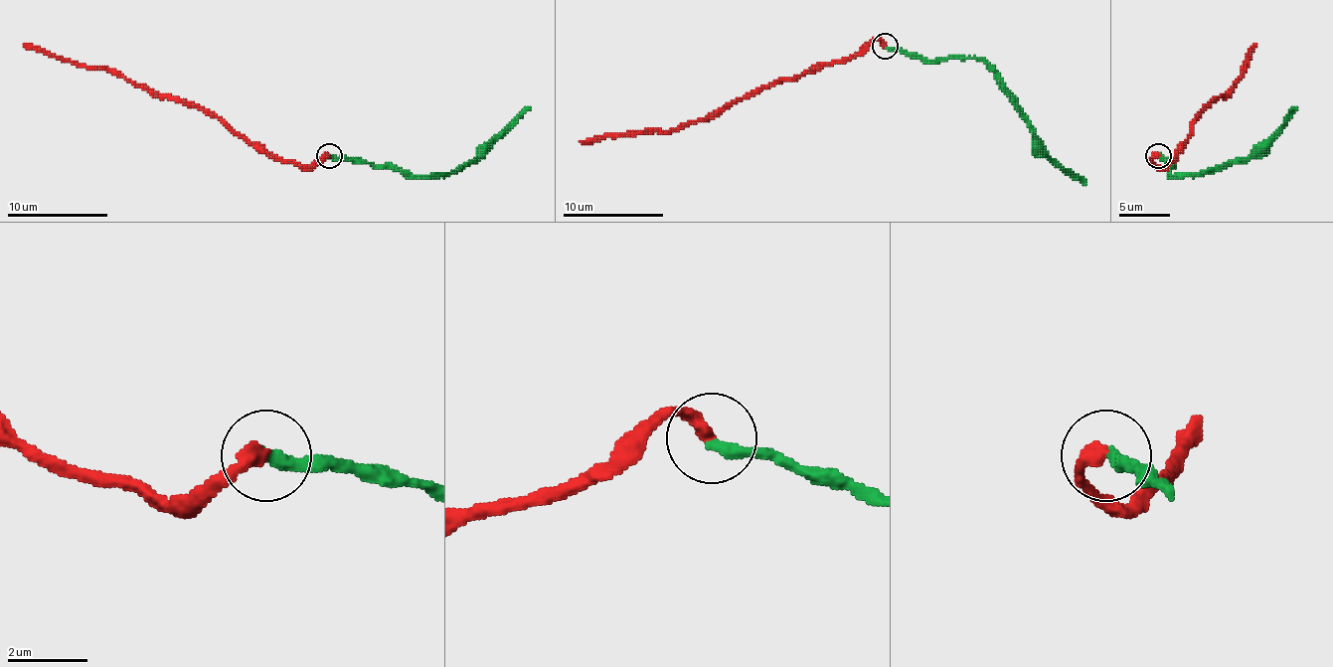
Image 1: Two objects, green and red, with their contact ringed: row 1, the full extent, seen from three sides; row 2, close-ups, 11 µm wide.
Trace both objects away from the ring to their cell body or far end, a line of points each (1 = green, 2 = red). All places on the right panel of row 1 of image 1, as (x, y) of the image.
1: (1157, 155), (1173, 165), (1170, 175), (1196, 175), (1249, 158), (1296, 107)
2: (1157, 155), (1152, 160), (1162, 168), (1175, 158), (1190, 135), (1190, 124), (1241, 77), (1253, 44)

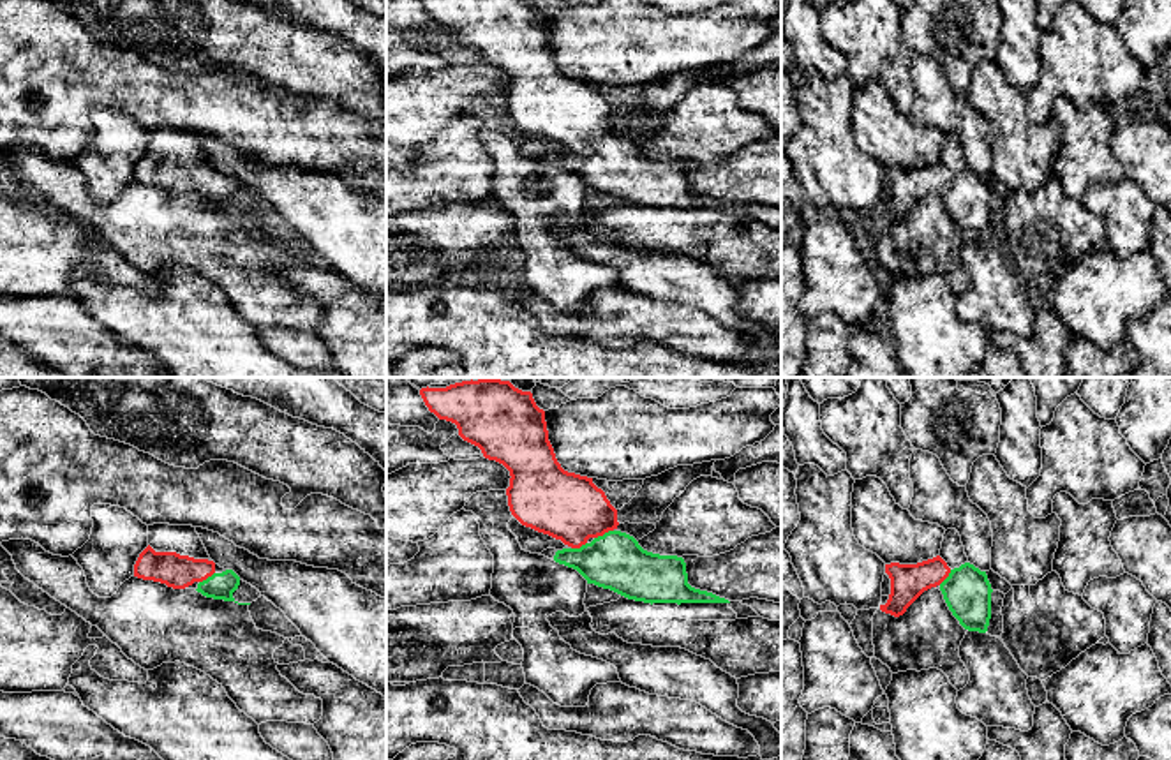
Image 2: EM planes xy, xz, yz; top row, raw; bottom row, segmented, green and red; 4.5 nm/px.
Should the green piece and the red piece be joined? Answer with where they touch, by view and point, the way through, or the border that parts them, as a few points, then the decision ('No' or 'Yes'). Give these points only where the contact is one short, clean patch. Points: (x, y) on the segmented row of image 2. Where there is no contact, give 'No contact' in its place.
Touches green at xz (605, 533). Path across: xz (616, 561), (605, 533), (584, 512), (568, 506). Yes

